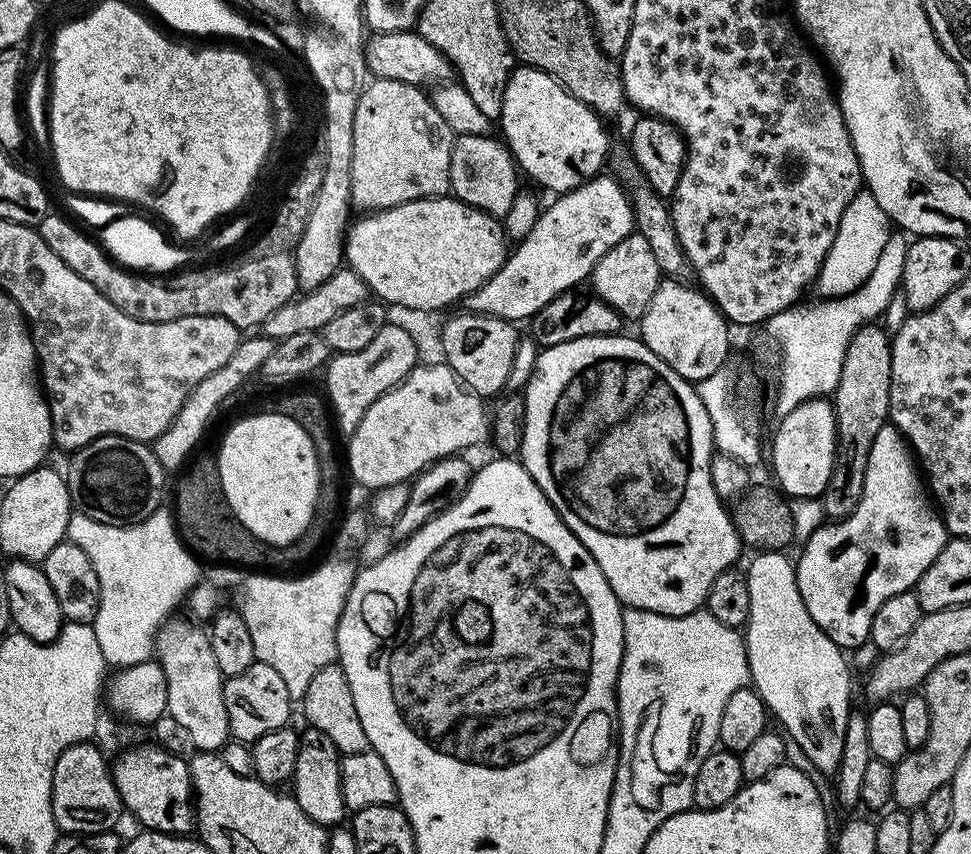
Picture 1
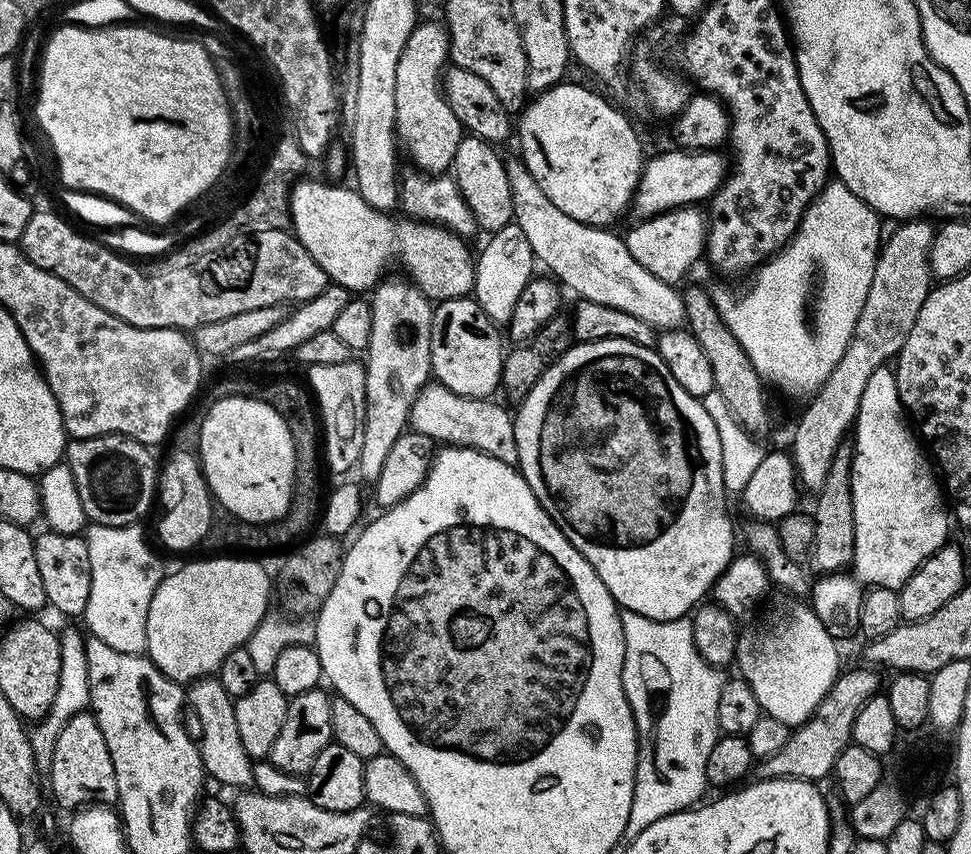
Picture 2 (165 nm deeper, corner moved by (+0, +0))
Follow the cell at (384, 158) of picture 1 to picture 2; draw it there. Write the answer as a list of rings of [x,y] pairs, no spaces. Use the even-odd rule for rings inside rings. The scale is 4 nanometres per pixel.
[[[436,20],[417,23],[406,42],[406,50],[402,50],[402,58],[398,58],[398,74],[394,78],[396,135],[403,151],[405,148],[412,155],[413,162],[420,167],[417,169],[424,174],[447,173],[466,135],[442,91],[442,73],[450,60],[448,30]]]

